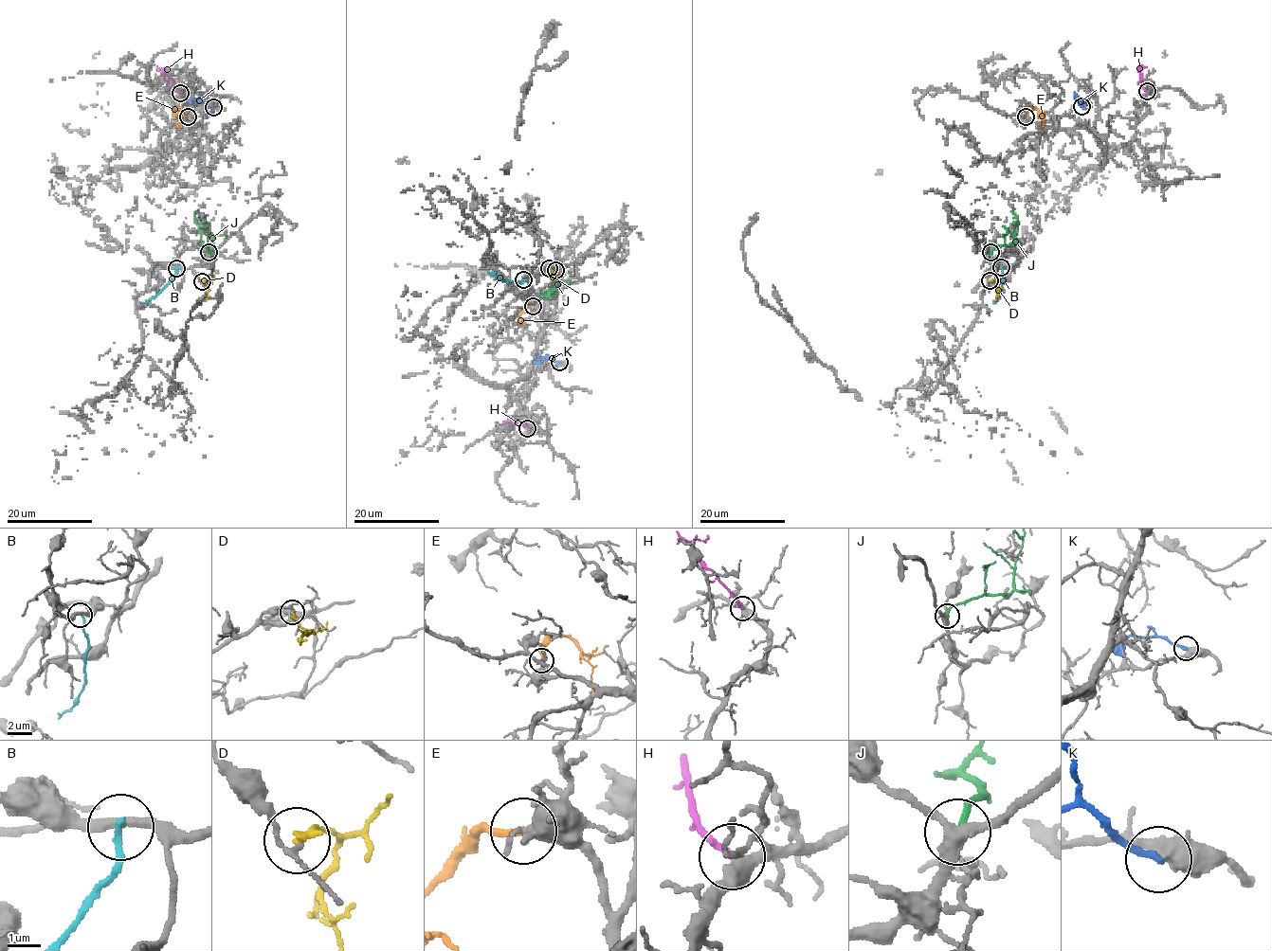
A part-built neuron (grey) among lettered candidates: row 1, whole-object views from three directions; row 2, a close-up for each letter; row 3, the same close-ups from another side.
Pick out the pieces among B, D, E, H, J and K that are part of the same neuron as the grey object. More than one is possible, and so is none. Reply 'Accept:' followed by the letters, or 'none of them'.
Accept: H

